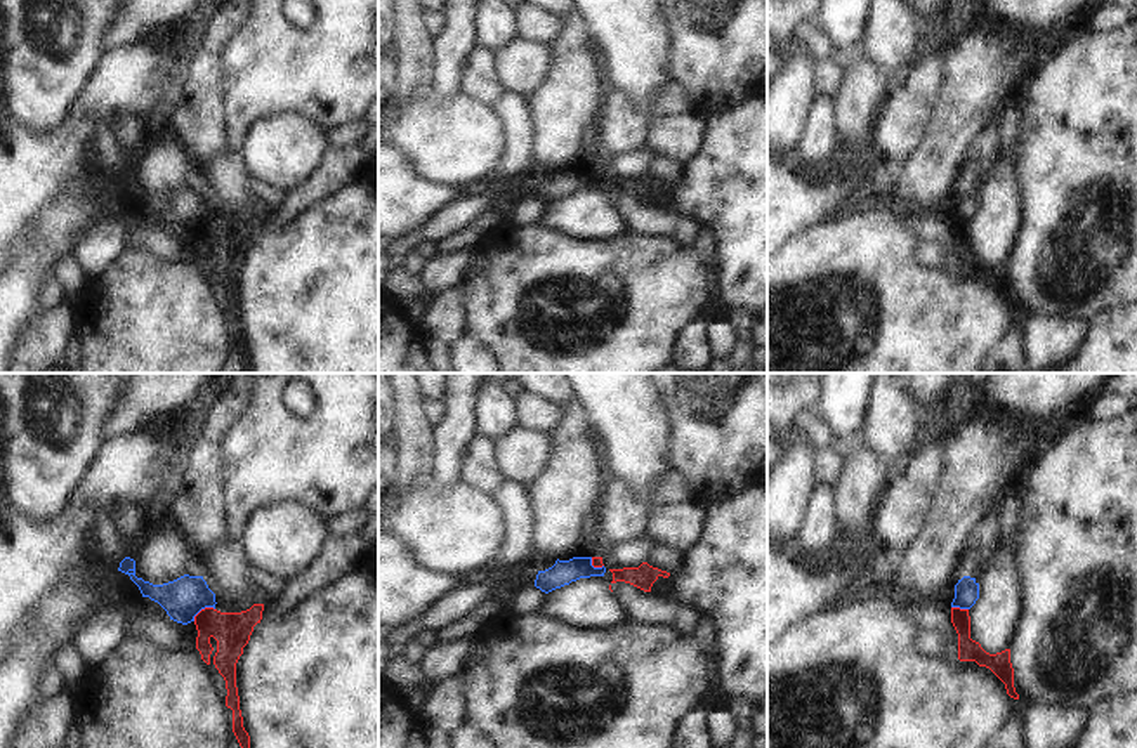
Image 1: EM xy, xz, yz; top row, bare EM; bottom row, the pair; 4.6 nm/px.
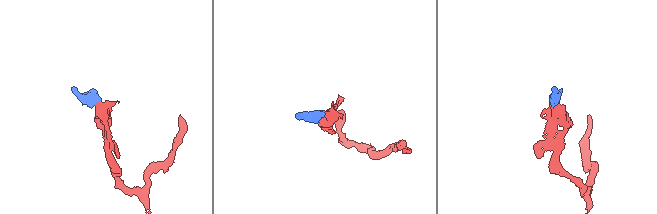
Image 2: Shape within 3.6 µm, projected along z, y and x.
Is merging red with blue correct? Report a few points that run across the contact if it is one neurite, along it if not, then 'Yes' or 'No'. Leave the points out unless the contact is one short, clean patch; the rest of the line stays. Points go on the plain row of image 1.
Line: xy (214, 219), (203, 219), (193, 231). No.

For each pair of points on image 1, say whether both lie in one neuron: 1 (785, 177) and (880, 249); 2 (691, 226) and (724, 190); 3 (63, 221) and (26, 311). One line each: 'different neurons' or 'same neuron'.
1: different neurons
2: different neurons
3: same neuron

